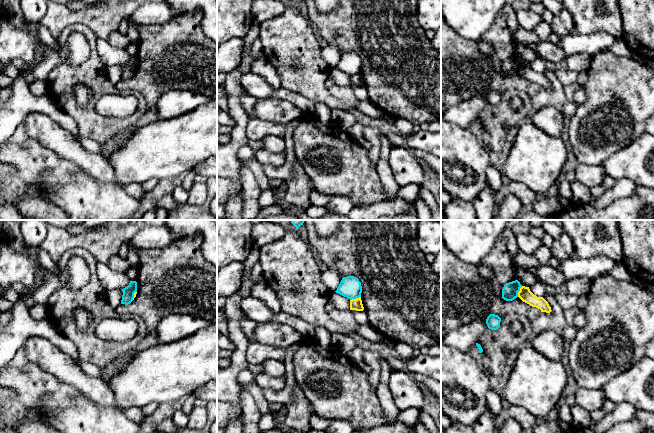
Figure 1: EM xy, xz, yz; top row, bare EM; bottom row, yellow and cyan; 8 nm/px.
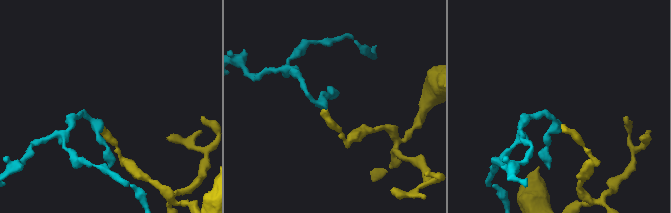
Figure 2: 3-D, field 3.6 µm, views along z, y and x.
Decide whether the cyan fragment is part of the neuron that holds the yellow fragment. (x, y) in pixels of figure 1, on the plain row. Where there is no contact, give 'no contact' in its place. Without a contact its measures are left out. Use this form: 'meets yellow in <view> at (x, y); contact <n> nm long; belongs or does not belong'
meets yellow in xz at (356, 74); contact 90 nm long; does not belong

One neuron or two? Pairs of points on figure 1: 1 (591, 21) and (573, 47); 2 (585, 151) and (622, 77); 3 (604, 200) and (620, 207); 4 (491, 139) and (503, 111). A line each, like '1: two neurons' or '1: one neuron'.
1: two neurons
2: one neuron
3: two neurons
4: one neuron

